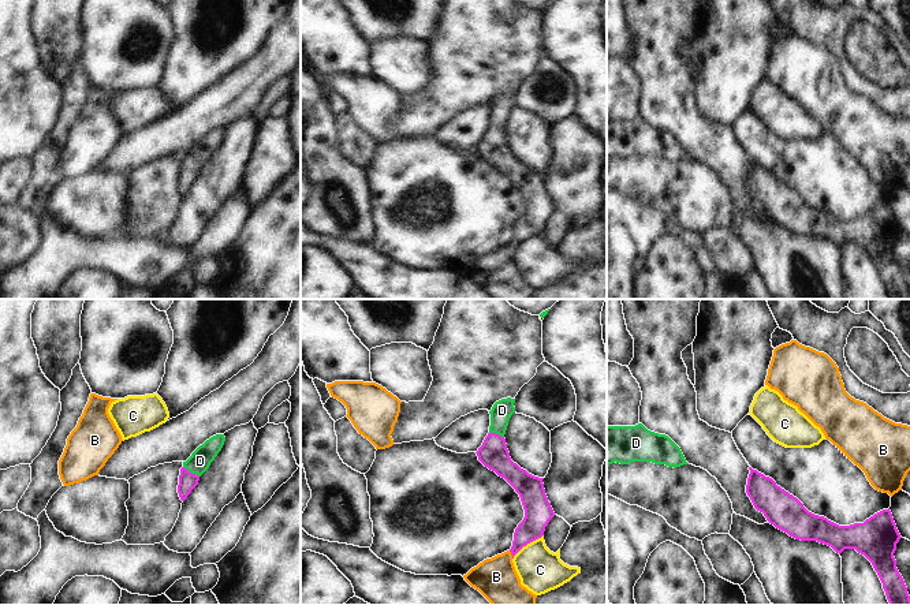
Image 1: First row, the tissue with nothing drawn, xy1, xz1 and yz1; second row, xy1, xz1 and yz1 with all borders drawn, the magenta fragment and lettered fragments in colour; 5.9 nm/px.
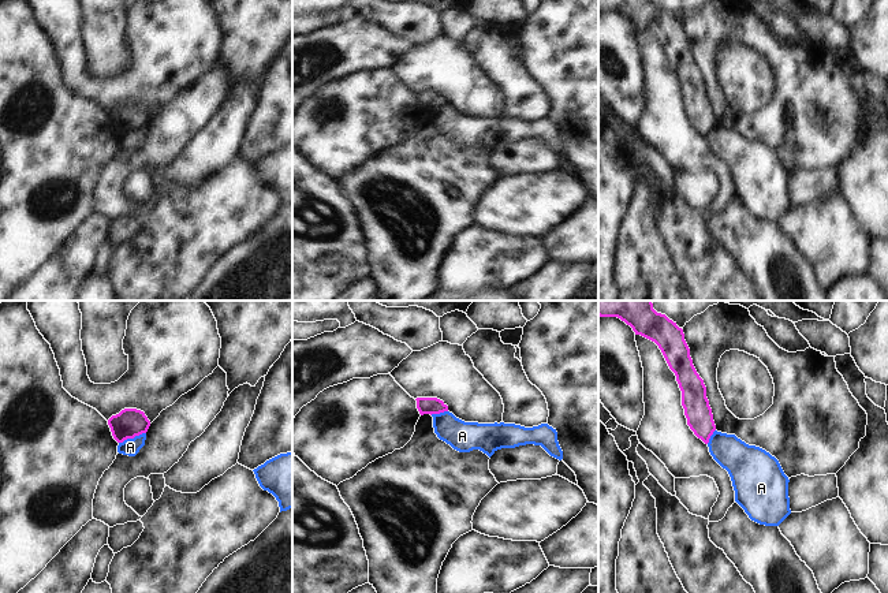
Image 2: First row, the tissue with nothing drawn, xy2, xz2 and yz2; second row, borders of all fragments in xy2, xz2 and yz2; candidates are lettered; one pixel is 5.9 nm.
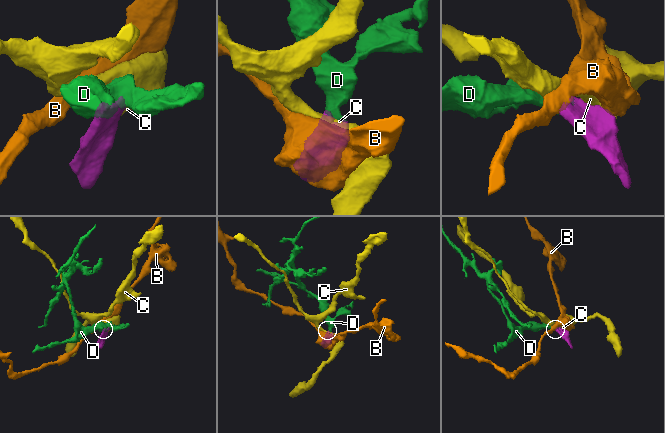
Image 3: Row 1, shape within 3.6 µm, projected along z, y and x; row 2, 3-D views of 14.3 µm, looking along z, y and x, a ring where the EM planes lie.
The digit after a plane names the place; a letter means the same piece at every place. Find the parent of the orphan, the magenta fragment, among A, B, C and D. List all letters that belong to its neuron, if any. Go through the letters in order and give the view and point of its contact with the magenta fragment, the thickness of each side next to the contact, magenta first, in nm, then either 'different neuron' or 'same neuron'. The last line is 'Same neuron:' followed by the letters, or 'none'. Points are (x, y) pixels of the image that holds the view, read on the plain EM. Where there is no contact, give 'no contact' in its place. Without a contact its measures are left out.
A: meets magenta in xy2 at (131, 131); 170 nm thick on the magenta side, 100 nm on the other; different neuron
B: meets magenta in xz1 at (511, 247); 150 nm thick on the magenta side, 240 nm on the other; different neuron
C: meets magenta in xz1 at (526, 238); 160 nm thick on the magenta side, 260 nm on the other; different neuron
D: meets magenta in xy1 at (190, 167); 110 nm thick on the magenta side, 130 nm on the other; same neuron
Same neuron: D

